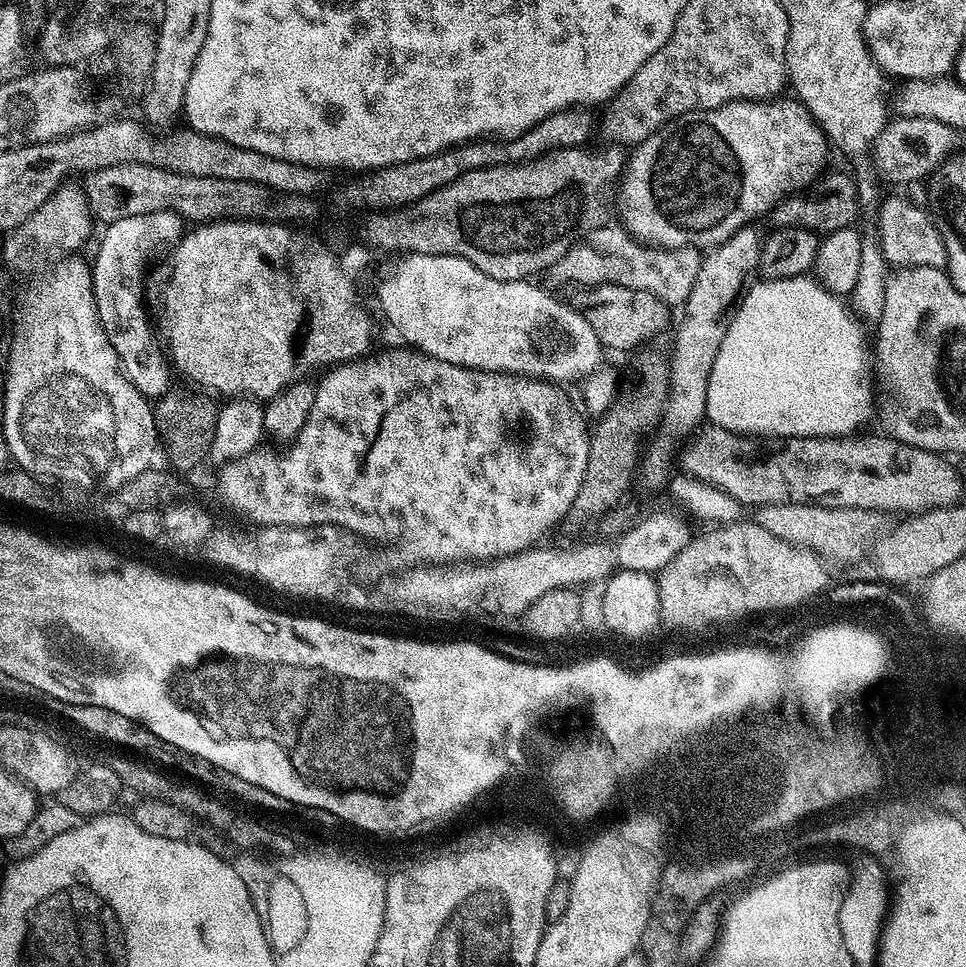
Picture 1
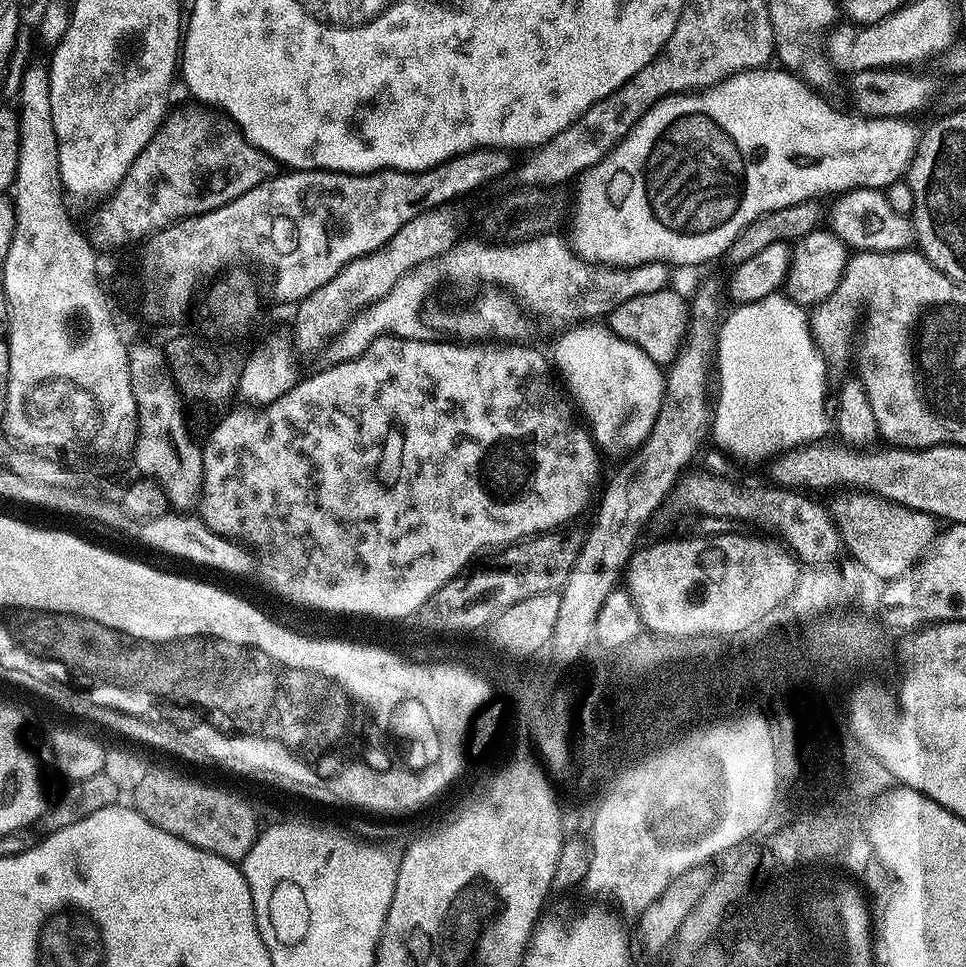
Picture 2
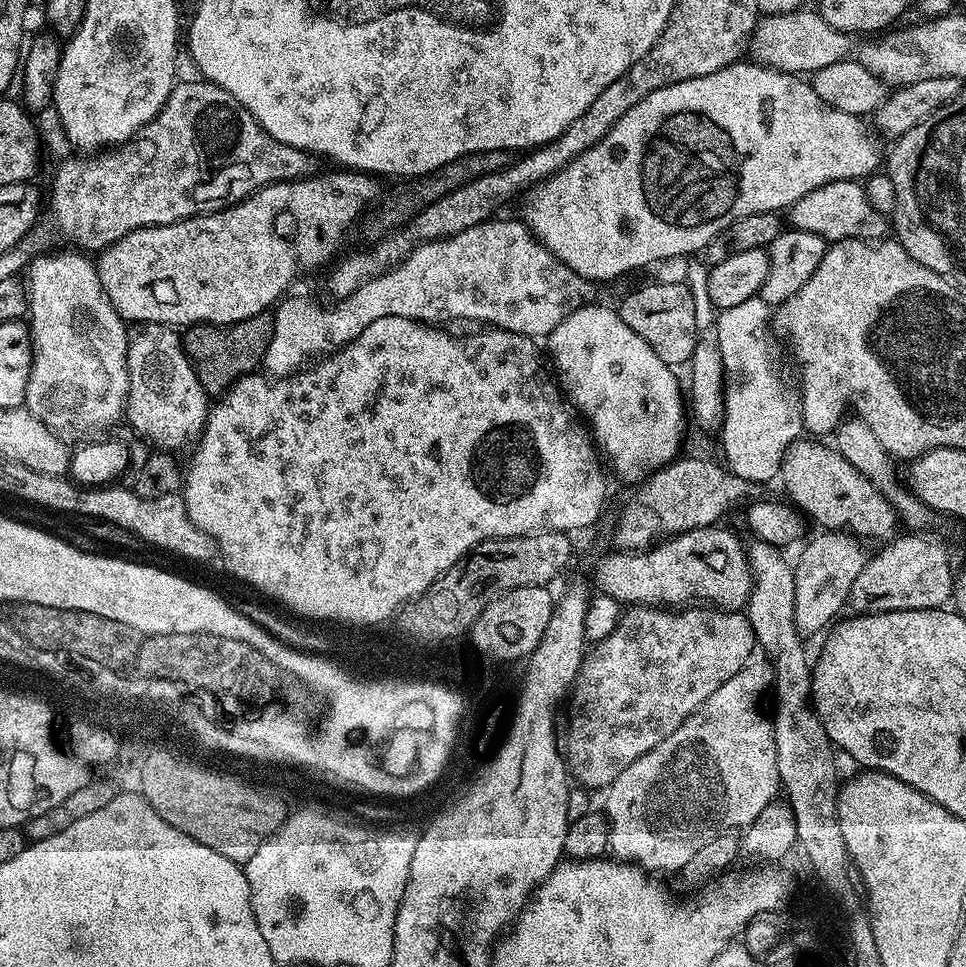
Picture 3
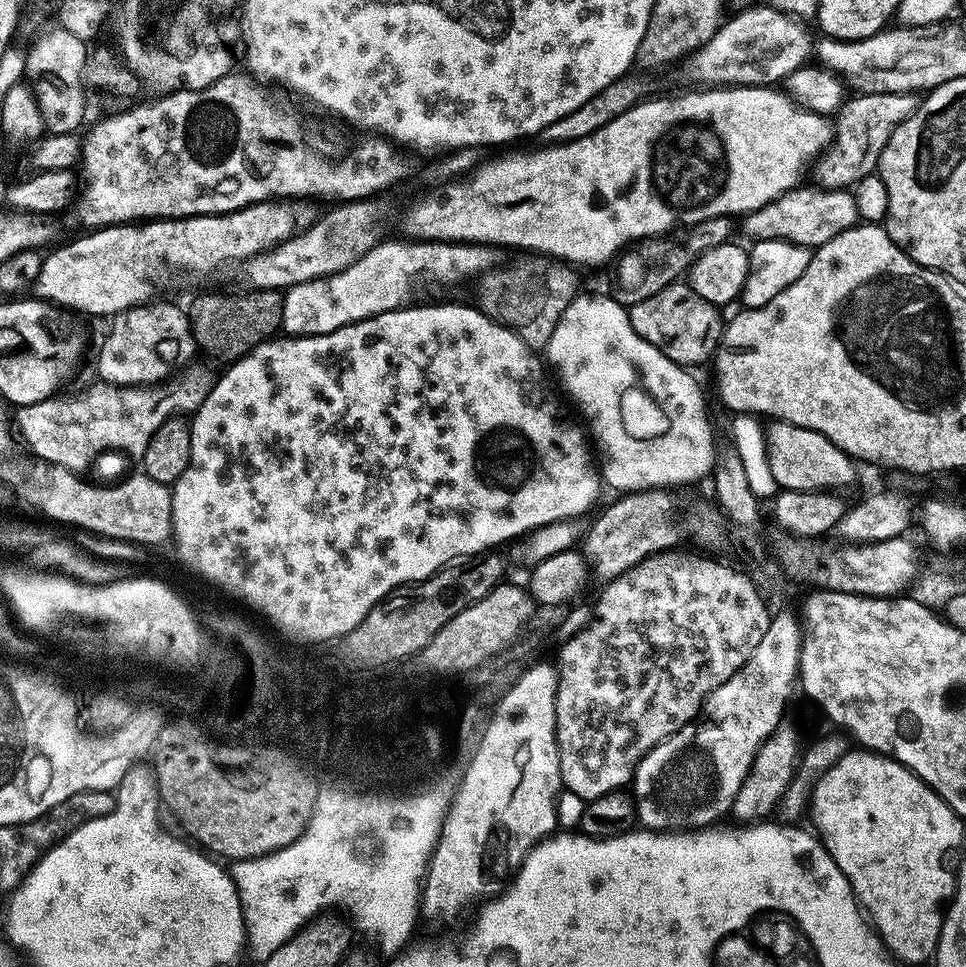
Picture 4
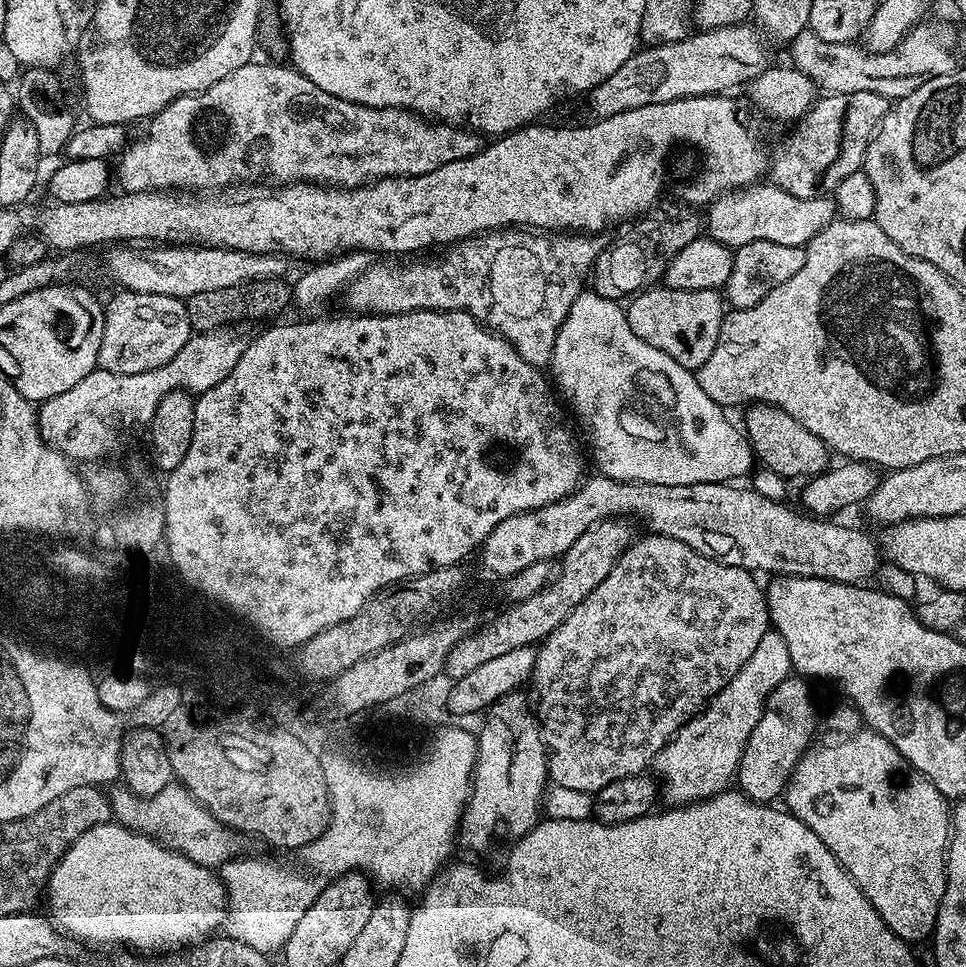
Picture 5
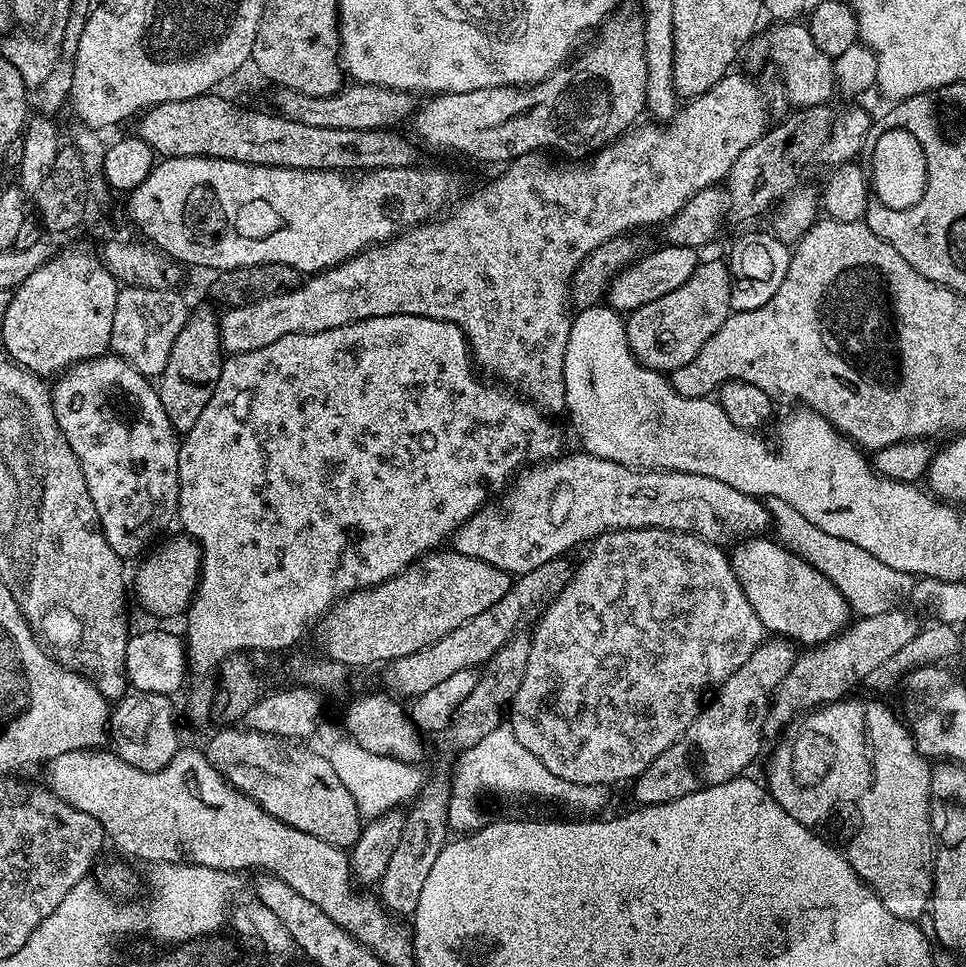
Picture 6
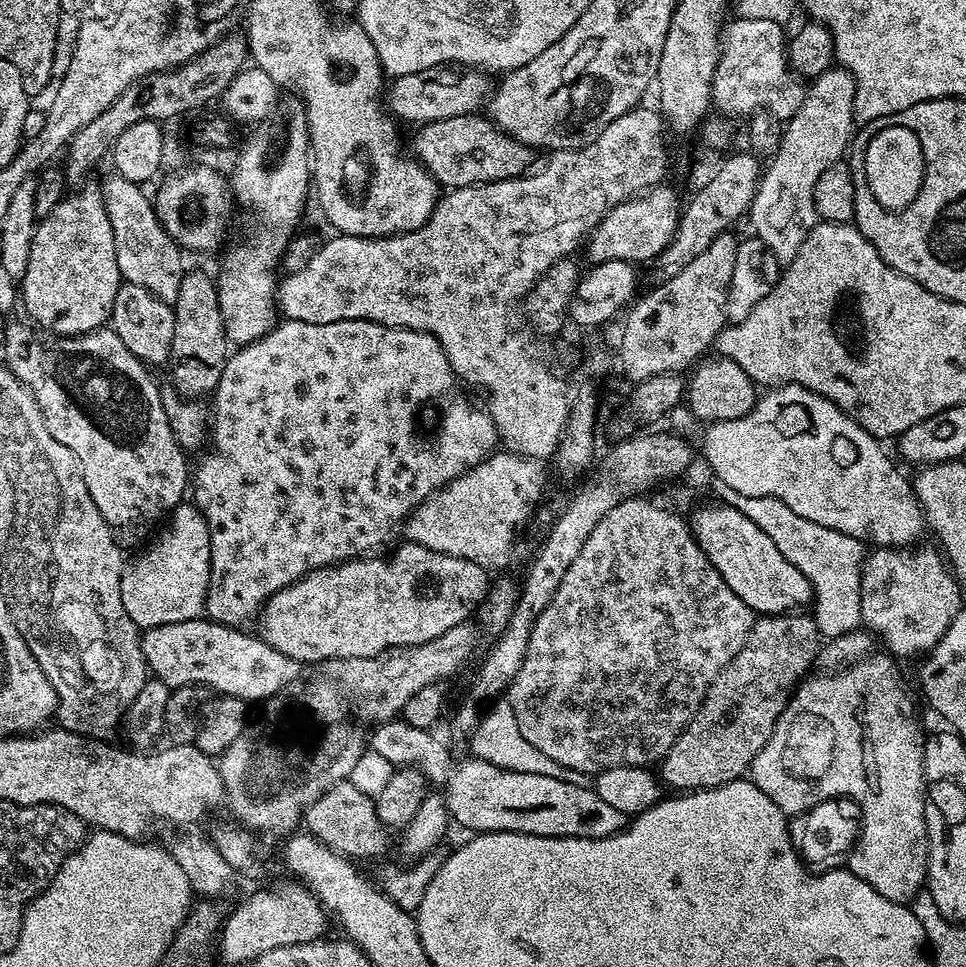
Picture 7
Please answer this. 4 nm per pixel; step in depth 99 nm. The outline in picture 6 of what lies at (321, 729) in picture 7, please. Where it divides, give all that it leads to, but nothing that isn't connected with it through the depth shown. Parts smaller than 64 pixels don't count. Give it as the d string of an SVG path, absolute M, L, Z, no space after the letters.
M557 558L550 562L542 562L542 566L538 566L538 570L530 570L517 575L510 591L502 597L502 602L494 602L494 606L490 606L490 610L470 618L470 622L462 622L462 626L458 626L458 630L450 630L450 634L438 638L438 642L434 642L414 654L406 654L397 660L389 660L383 669L386 686L384 688L391 690L400 698L403 698L402 696L415 698L426 694L426 690L431 690L437 682L450 678L450 674L455 674L457 670L479 669L481 666L487 665L492 656L502 646L506 646L506 642L510 642L512 636L521 631L523 624L520 623L523 622L524 615L540 599L548 602L552 597L558 595L567 586L573 571L573 561L568 561L568 558Z

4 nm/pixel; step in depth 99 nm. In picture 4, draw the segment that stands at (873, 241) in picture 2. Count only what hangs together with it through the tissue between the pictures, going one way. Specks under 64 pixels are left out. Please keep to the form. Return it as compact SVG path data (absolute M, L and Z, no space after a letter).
M801 186L774 198L766 206L747 213L742 220L742 230L757 240L789 240L810 249L821 248L830 238L842 234L842 230L855 228L860 215L851 191L842 188Z

